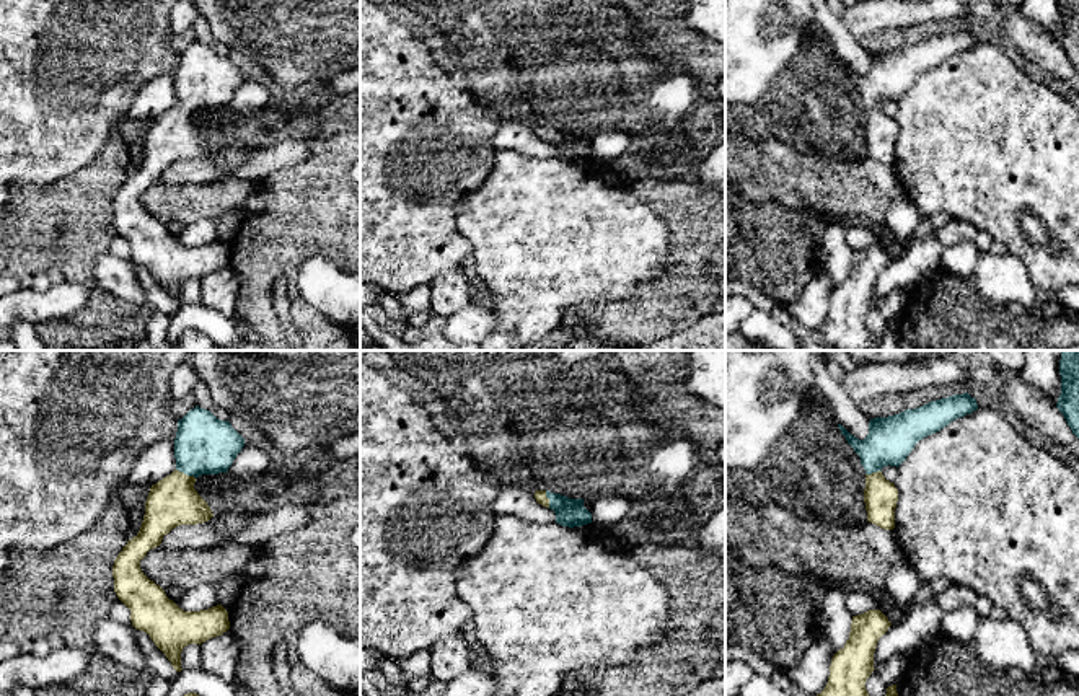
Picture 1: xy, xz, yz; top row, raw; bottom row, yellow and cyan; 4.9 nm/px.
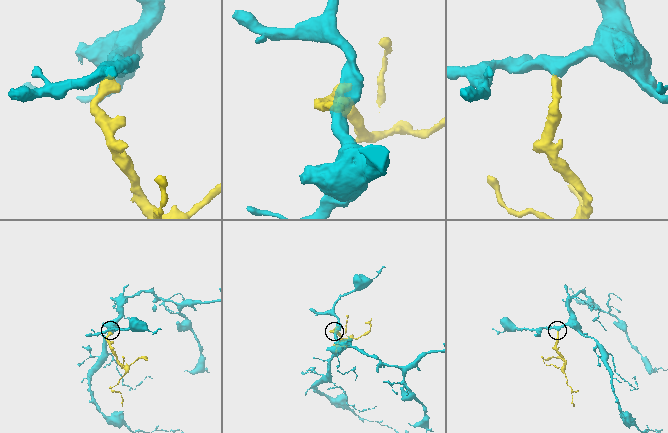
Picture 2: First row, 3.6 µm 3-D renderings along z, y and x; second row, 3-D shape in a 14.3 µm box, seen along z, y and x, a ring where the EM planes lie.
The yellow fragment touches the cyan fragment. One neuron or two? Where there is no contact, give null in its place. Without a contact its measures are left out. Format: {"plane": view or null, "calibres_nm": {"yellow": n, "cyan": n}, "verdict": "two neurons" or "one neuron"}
{"plane": "xy", "calibres_nm": {"yellow": 240, "cyan": 280}, "verdict": "one neuron"}

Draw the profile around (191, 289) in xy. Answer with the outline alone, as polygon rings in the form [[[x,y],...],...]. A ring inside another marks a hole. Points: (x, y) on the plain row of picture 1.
[[[189,279],[181,287],[181,303],[199,306],[200,303],[200,280]]]

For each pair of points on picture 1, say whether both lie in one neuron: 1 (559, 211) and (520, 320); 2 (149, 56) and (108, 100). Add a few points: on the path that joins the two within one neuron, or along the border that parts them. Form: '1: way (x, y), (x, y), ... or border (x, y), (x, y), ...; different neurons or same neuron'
1: way (545, 238), (532, 292); same neuron
2: way (139, 69), (134, 82), (121, 87); same neuron

